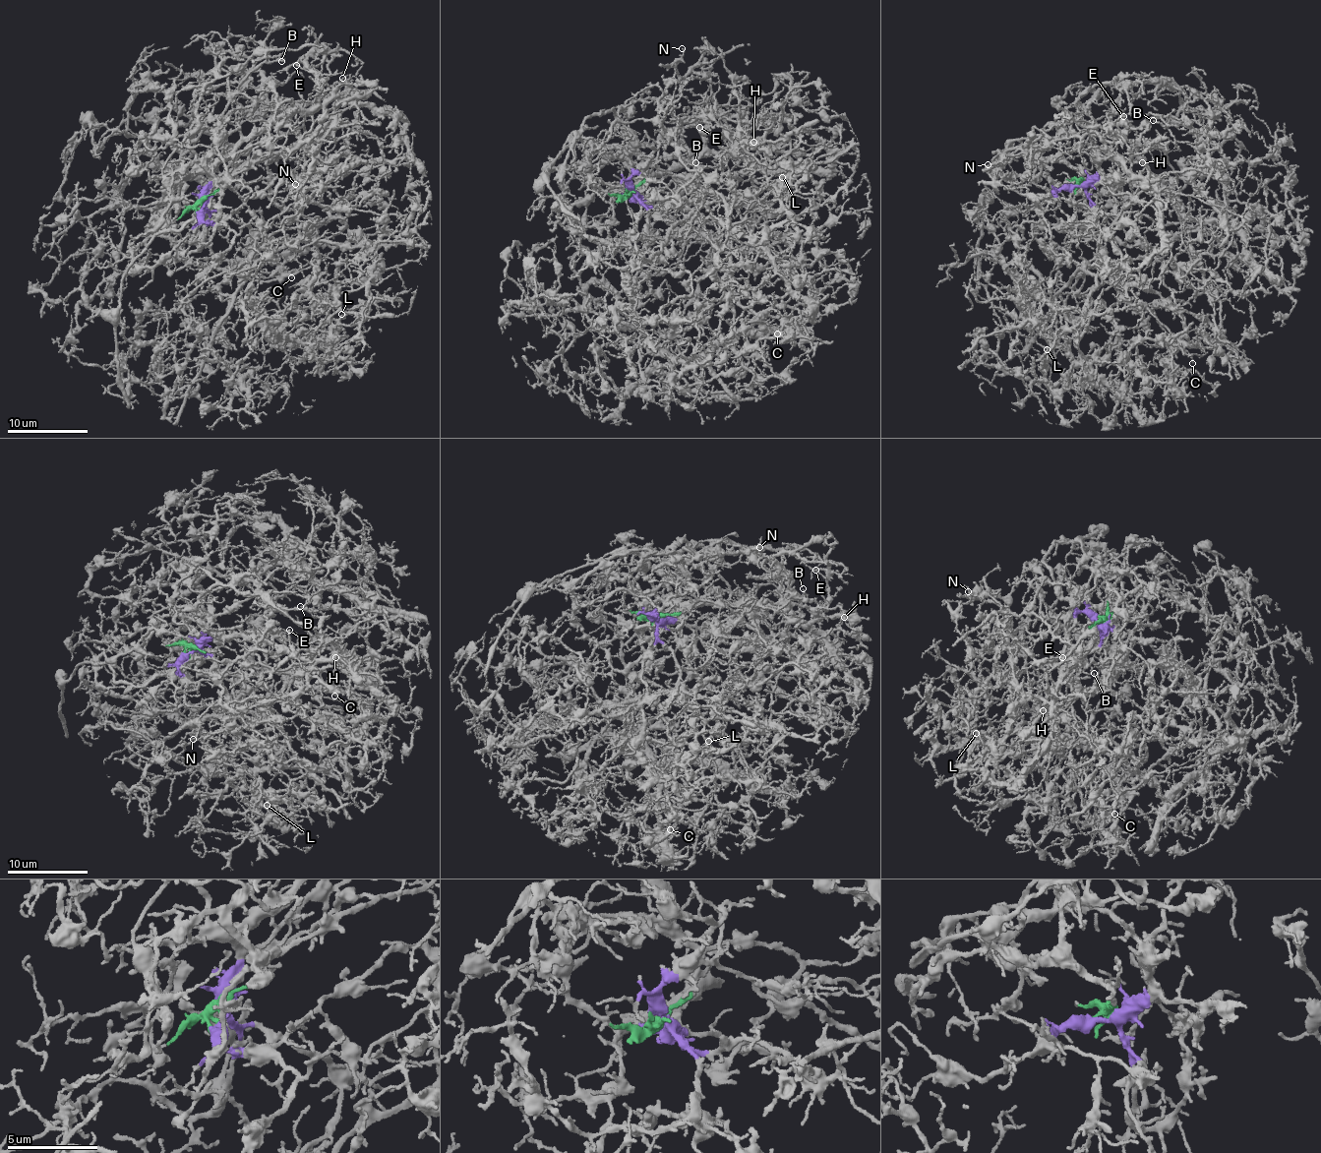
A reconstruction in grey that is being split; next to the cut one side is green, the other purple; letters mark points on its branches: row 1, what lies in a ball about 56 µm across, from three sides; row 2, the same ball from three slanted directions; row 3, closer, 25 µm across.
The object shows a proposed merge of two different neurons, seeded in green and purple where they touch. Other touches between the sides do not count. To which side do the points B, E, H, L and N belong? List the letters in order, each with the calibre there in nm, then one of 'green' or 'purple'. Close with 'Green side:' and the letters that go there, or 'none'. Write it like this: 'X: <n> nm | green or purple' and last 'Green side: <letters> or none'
B: 140 nm | green
E: 170 nm | purple
H: 130 nm | purple
L: 180 nm | purple
N: 140 nm | purple
Green side: B

